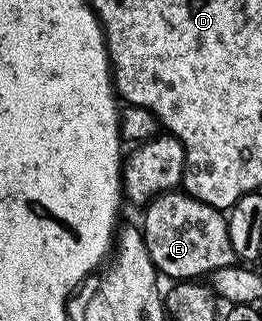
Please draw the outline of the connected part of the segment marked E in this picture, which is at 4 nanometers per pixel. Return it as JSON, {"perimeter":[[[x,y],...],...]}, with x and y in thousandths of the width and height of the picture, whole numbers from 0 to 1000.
{"perimeter":[[[702,595],[611,601],[550,642],[546,660],[553,660],[553,679],[531,688],[531,710],[561,757],[561,794],[576,794],[576,819],[592,819],[603,854],[618,866],[649,863],[641,872],[660,882],[782,869],[824,838],[885,826],[908,810],[870,732],[870,673],[847,654],[744,620],[721,601]]]}

